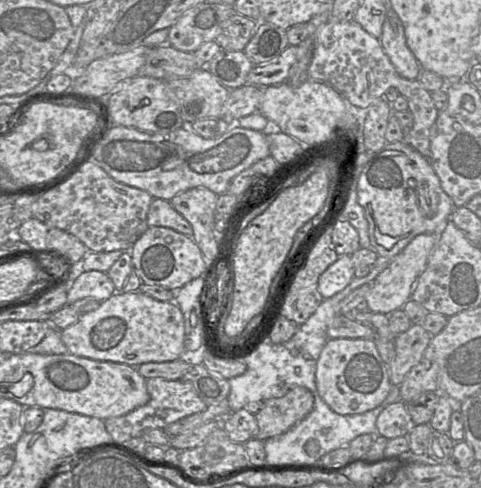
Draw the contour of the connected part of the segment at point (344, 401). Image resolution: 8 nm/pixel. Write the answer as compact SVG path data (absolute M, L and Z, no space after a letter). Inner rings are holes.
M328 339L316 365L318 394L337 414L362 414L378 407L388 396L392 383L389 365L379 355L372 339Z

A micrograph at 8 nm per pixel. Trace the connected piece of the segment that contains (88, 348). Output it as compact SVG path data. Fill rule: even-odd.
M140 290L115 292L100 303L96 310L80 315L79 320L61 330L62 342L68 353L98 361L122 363L134 368L150 362L169 362L179 359L185 351L184 316L174 301L159 301Z

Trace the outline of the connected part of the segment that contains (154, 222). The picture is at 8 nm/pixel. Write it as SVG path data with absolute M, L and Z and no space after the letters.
M154 198L148 214L148 227L168 227L189 237L193 237L193 228L168 200Z

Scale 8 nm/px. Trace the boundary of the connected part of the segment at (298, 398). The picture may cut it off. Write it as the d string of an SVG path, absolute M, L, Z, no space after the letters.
M301 386L289 390L281 398L265 401L255 415L257 430L254 438L265 441L286 432L303 420L313 410L313 406L313 394Z

